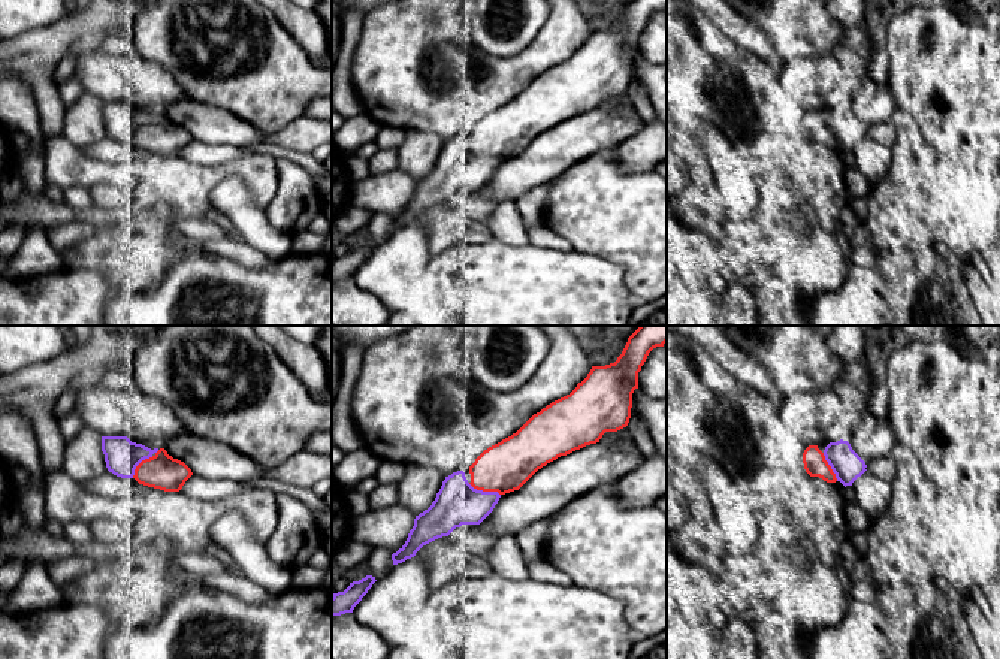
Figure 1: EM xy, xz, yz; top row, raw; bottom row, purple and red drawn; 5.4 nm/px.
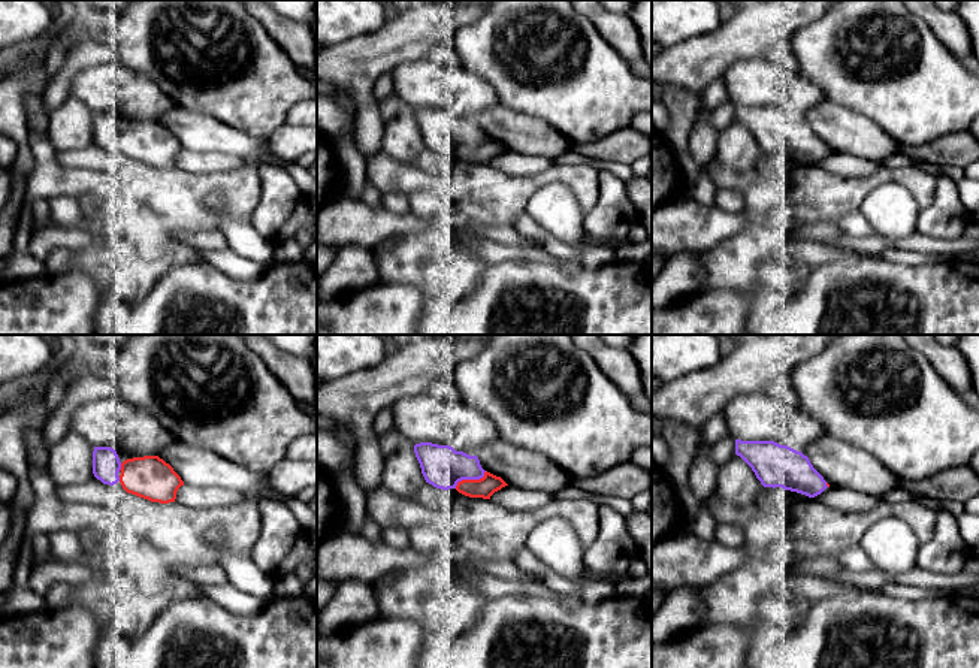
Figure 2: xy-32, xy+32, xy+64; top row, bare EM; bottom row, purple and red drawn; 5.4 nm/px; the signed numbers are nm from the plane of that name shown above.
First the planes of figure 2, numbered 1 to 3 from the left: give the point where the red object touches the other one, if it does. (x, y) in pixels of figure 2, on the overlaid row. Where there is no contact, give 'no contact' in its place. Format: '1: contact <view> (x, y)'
1: contact xy-32 (120, 467)
2: contact xy+32 (470, 478)
3: contact xy+64 (825, 484)

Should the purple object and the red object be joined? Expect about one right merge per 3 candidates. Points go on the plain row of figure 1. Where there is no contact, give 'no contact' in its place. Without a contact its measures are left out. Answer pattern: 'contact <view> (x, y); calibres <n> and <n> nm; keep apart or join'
contact xz (485, 157); calibres 240 and 280 nm; join

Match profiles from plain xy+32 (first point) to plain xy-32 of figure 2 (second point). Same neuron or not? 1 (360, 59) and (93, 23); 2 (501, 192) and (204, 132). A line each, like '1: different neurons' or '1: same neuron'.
1: same neuron
2: different neurons

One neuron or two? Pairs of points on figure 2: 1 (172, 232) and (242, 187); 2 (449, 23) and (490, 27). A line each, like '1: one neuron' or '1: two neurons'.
1: one neuron
2: two neurons

